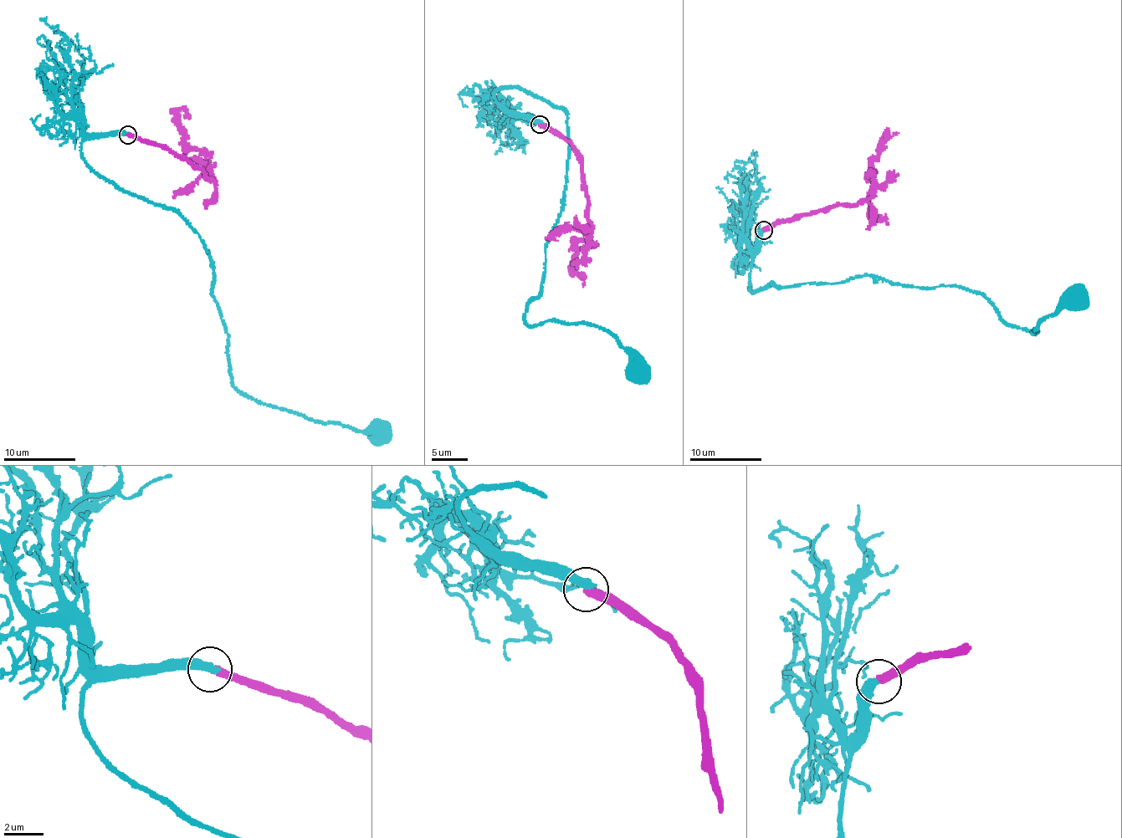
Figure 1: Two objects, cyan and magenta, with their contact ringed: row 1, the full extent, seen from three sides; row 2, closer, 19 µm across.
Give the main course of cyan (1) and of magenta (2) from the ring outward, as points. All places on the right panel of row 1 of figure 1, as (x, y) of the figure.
1: (763, 230), (752, 262), (754, 291), (770, 283), (872, 274), (910, 287), (955, 284), (1032, 334), (1083, 286)
2: (763, 230), (867, 200), (871, 196), (870, 159), (878, 155), (878, 141), (886, 132), (899, 133)

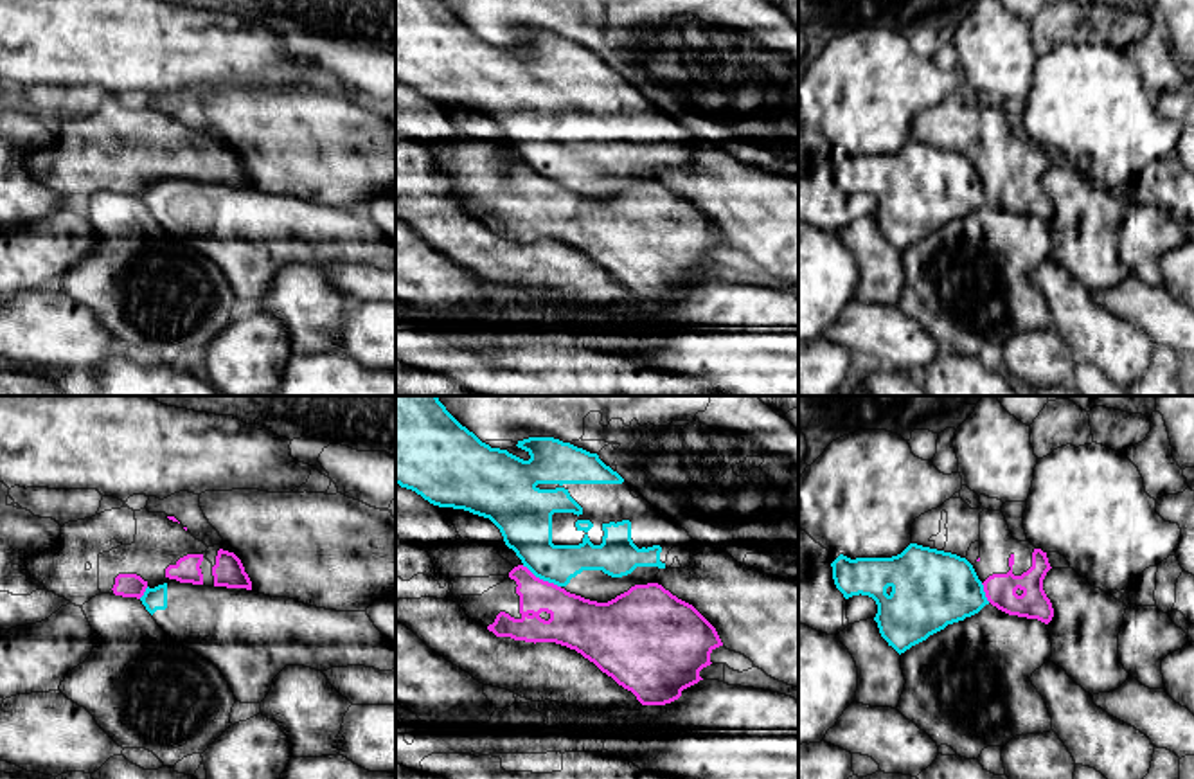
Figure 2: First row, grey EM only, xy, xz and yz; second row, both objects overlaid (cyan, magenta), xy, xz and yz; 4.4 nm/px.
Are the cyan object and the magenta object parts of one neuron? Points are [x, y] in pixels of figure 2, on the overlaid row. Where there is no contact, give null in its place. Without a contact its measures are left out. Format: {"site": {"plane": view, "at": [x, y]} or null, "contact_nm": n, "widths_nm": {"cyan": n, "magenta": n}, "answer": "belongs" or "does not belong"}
{"site": {"plane": "xz", "at": [542, 578]}, "contact_nm": 200, "widths_nm": {"cyan": 220, "magenta": 220}, "answer": "does not belong"}

